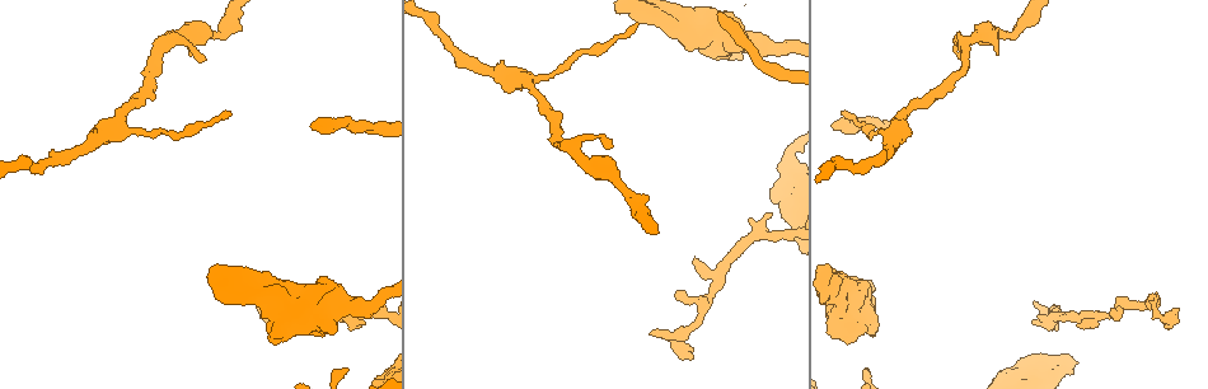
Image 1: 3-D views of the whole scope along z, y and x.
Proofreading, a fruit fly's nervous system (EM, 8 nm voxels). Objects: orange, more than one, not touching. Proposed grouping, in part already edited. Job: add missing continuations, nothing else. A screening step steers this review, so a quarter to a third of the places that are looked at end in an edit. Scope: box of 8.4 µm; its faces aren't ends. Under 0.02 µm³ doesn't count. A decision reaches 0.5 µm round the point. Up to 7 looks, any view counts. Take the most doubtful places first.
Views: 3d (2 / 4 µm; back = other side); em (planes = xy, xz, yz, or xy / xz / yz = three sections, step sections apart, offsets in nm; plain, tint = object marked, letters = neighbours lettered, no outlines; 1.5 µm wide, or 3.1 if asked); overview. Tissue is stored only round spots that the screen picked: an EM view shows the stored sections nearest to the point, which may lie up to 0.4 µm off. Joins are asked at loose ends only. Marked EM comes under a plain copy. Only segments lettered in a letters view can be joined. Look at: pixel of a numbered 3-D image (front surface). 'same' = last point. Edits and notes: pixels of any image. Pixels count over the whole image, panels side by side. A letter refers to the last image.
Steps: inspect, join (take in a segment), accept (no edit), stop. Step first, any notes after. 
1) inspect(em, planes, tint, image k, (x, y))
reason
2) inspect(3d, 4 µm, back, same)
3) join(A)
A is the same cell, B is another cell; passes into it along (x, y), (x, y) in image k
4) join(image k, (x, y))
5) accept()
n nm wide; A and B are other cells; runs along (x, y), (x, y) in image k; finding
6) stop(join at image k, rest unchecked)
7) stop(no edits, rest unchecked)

inspect(em, planes, letters, image 1, (679, 296))
branch stops here

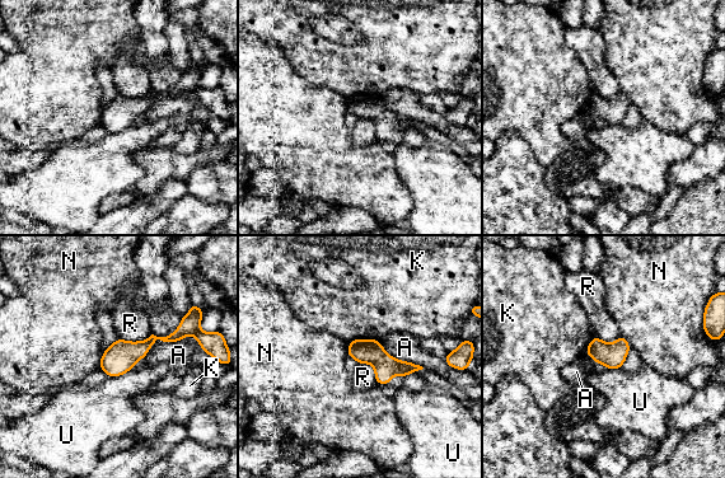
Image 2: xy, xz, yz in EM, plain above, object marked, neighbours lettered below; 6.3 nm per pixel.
accept()
A, K, N, R and U are other cells; border along (151, 334), (140, 341), (118, 338) in image 2; none of them fits

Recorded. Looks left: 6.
inspect(3d, 4 µm, image 1, (861, 283))
free end

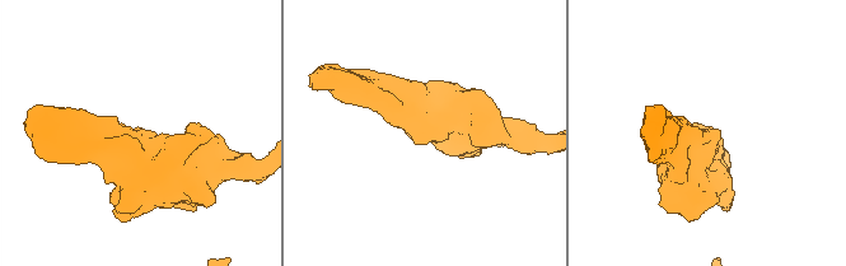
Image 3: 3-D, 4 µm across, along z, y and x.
inspect(em, planes, tint, image 3, (415, 131))
need the tissue

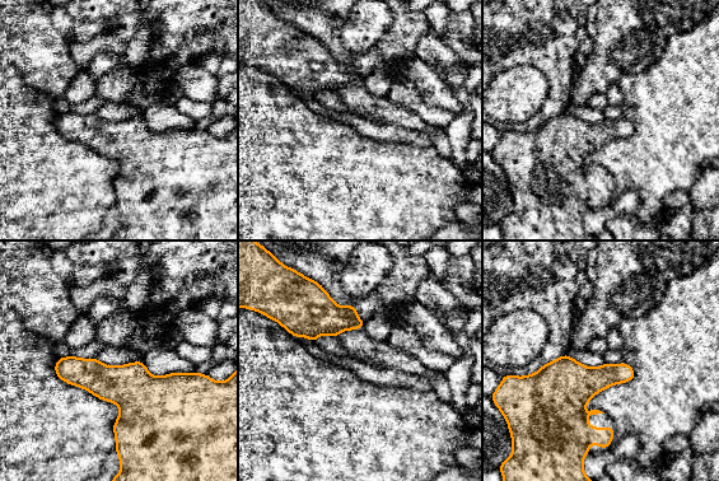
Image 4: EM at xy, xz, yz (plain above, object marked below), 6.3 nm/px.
inspect(em, planes, letters, same)
what lies round it

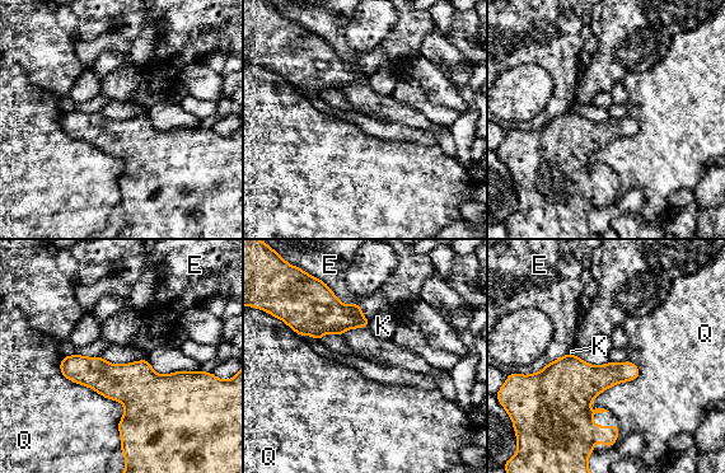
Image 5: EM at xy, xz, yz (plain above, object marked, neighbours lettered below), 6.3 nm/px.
accept()
Q touches over 420 nm; E, K and Q are other cells; border along (634, 363), (589, 412) in image 5; none of them fits

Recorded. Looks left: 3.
inspect(em, planes, letters, image 1, (206, 59))
free end

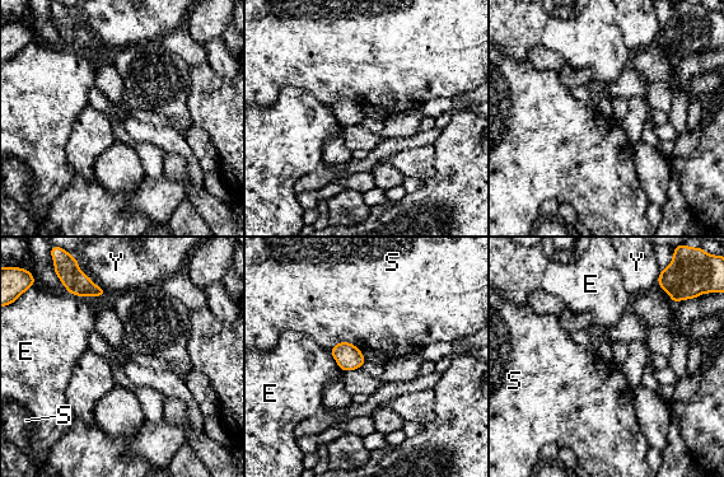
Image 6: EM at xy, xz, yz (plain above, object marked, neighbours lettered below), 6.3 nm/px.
accept()
E, S and Y are other cells; border along (330, 350), (351, 342), (362, 351) in image 6; no lettered segment goes on from it

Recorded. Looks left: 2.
stop(no edits, rest unchecked)

